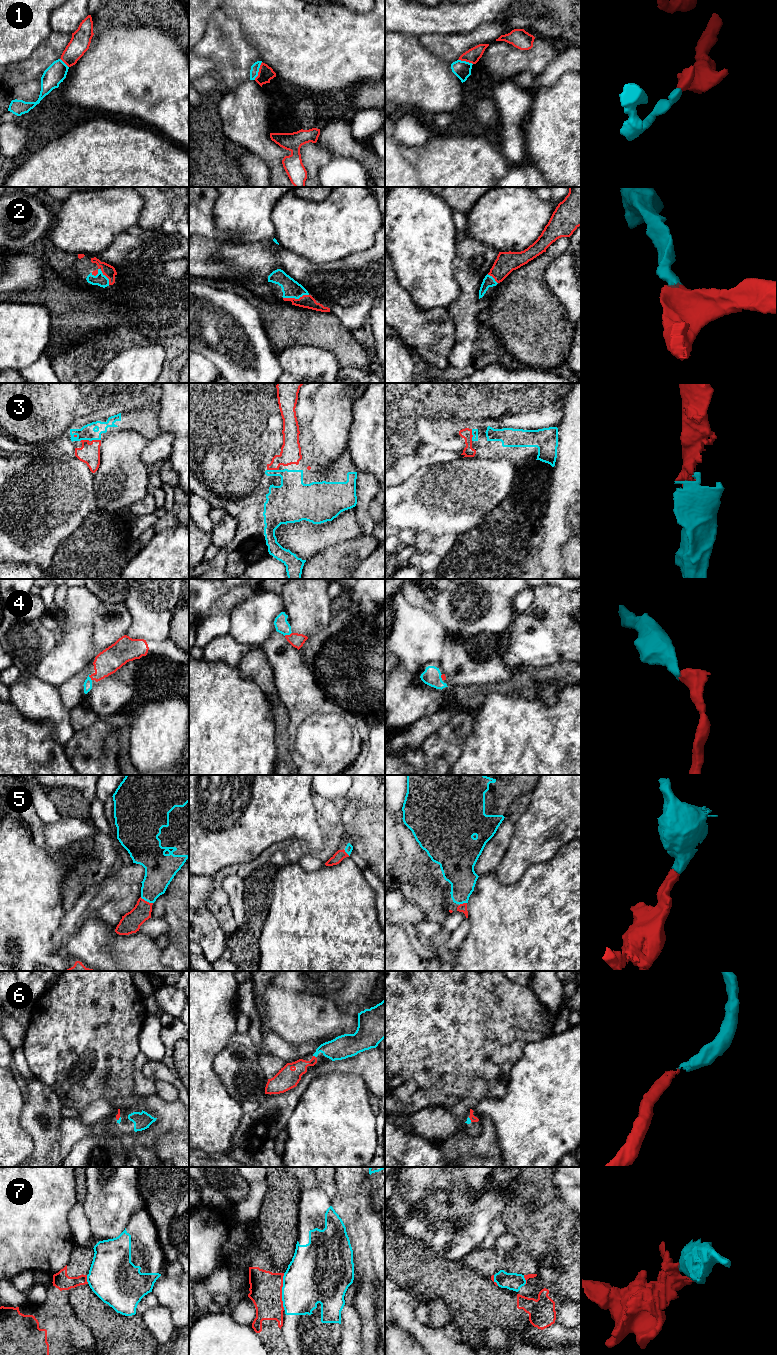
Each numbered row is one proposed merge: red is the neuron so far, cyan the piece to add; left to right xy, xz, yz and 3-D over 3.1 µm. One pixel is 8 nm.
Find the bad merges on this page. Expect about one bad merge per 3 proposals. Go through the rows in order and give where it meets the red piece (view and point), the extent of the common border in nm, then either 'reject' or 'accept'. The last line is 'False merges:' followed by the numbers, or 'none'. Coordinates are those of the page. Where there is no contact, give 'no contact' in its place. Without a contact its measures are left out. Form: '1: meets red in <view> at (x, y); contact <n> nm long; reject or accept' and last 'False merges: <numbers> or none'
1: meets red in xz at (259, 71); contact 160 nm long; reject
2: meets red in xy at (102, 272); contact 180 nm long; accept
3: meets red in xy at (90, 441); contact 180 nm long; accept
4: meets red in xy at (89, 676); contact 60 nm long; accept
5: meets red in xy at (146, 901); contact 120 nm long; accept
6: meets red in xz at (314, 1056); contact 30 nm long; accept
7: meets red in xz at (281, 1291); contact 300 nm long; reject
False merges: 1, 7

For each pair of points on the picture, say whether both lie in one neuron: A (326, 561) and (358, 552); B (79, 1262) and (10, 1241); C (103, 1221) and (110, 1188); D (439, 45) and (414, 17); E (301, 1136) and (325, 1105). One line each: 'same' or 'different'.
A: same
B: different
C: same
D: different
E: same

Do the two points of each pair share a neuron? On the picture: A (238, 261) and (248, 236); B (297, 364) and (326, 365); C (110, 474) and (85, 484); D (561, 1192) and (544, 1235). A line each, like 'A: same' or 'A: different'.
A: different
B: same
C: different
D: different

